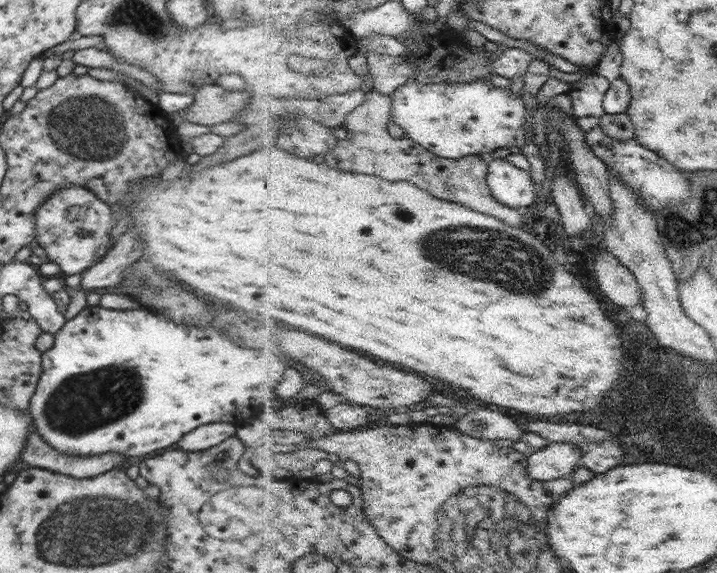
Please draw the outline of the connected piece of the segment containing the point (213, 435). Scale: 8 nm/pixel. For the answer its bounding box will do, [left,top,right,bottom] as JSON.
[174,422,236,452]

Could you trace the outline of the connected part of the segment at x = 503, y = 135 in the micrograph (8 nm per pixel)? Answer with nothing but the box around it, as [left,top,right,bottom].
[393,80,529,159]

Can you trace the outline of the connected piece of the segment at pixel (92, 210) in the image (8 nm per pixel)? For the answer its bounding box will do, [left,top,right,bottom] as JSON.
[35,185,119,275]

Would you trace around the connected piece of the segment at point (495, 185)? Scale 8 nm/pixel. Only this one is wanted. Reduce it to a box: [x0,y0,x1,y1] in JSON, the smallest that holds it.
[488,157,538,210]

